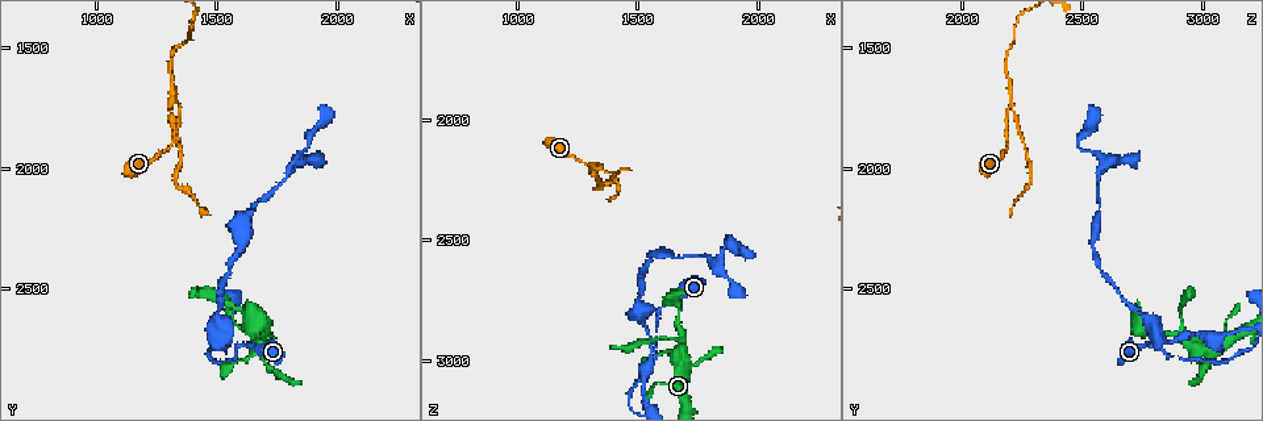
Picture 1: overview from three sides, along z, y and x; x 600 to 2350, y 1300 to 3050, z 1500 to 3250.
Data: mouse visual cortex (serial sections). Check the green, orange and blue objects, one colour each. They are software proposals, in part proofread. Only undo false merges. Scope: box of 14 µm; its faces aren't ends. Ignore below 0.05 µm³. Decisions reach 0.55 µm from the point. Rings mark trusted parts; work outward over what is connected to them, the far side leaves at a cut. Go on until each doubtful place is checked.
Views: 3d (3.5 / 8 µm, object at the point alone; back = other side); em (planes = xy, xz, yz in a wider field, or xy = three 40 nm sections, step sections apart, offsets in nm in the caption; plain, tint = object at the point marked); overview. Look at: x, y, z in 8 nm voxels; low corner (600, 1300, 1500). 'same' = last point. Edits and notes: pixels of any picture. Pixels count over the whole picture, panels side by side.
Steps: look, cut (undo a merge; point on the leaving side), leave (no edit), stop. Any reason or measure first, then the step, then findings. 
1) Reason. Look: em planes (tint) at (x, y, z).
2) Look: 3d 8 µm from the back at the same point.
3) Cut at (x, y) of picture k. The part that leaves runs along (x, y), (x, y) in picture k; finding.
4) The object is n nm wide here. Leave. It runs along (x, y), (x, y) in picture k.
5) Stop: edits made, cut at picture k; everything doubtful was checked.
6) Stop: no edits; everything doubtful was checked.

Sharp bend. Look: 3d 3.5 µm at (1570, 2780, 2900).

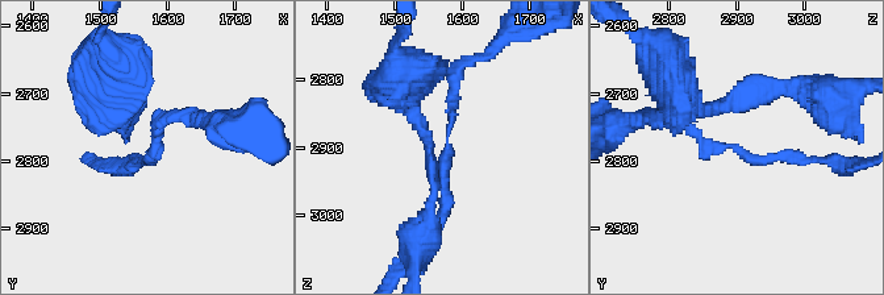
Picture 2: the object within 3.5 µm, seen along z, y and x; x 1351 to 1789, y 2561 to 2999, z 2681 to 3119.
Now the EM. Look: em xy step 1 (tint) at (1580, 2780, 2890).

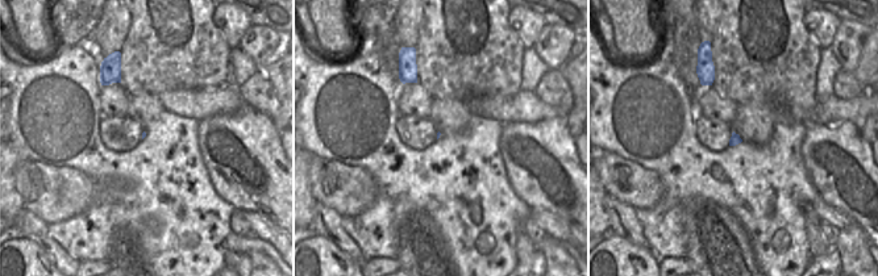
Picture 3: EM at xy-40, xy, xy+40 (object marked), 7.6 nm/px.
Leave. It runs along (654, 117), (758, 162), (809, 158) in picture 2; all the same cell.

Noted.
Look: em xy step 1 (tint) at (1810, 1980, 2590).

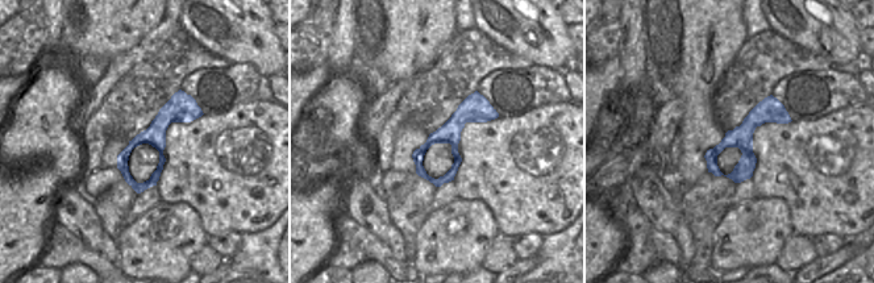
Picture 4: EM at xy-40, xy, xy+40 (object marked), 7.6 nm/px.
Wider look. Look: 3d 3.5 µm at the same point.

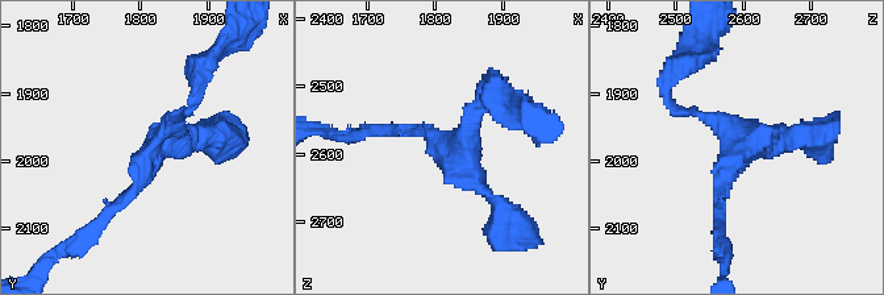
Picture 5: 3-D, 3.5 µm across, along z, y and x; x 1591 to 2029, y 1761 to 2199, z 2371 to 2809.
3 arms meet here; the arms are 150, 150, 200 nm wide. Leave. It runs along (109, 212), (191, 107) in picture 5; all the same cell.

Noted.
Look: em xy step 2 (tint) at (1350, 1740, 2210).

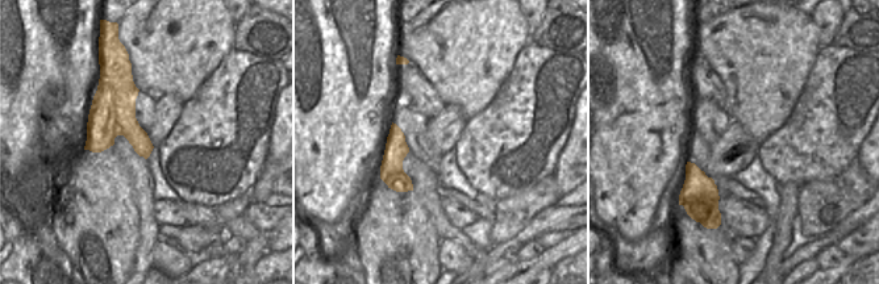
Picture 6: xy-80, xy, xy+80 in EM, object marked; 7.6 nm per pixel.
Look: 3d 3.5 µm at the same point.

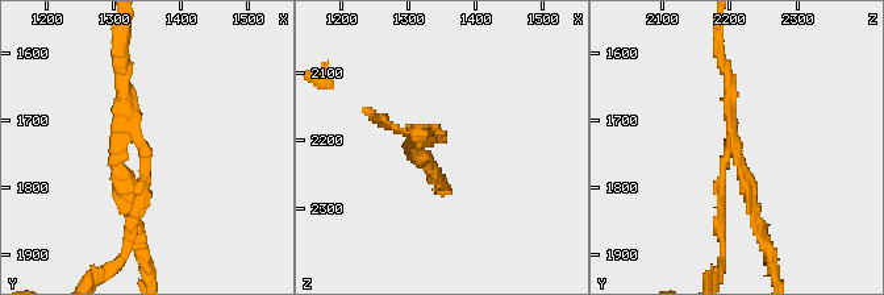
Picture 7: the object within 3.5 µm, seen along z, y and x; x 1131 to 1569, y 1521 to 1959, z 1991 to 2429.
3 arms meet here; the arms are 150, 150, 150 nm wide. Leave. It runs along (721, 233), (721, 167), (732, 144), (751, 204) in picture 7; all the same cell.

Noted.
Stop: no edits; everything doubtful was checked.

